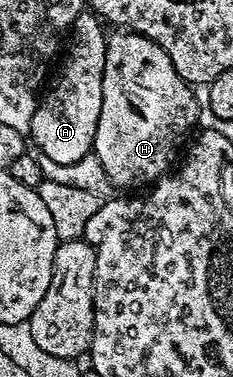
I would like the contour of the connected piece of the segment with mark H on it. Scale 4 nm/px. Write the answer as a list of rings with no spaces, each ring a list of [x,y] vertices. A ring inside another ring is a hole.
[[[130,31],[112,32],[107,39],[107,50],[105,51],[105,75],[101,79],[101,119],[97,119],[97,135],[95,136],[95,144],[93,152],[97,155],[97,159],[103,164],[103,174],[107,177],[108,182],[114,185],[143,185],[139,187],[147,187],[159,180],[164,173],[172,168],[173,162],[176,160],[177,154],[180,152],[179,144],[183,141],[183,136],[192,128],[196,128],[199,120],[199,104],[195,98],[195,90],[187,82],[181,79],[181,75],[177,75],[177,71],[173,67],[173,63],[169,59],[169,55],[165,55],[163,48],[157,43],[153,43],[148,37],[142,37],[139,33]]]

